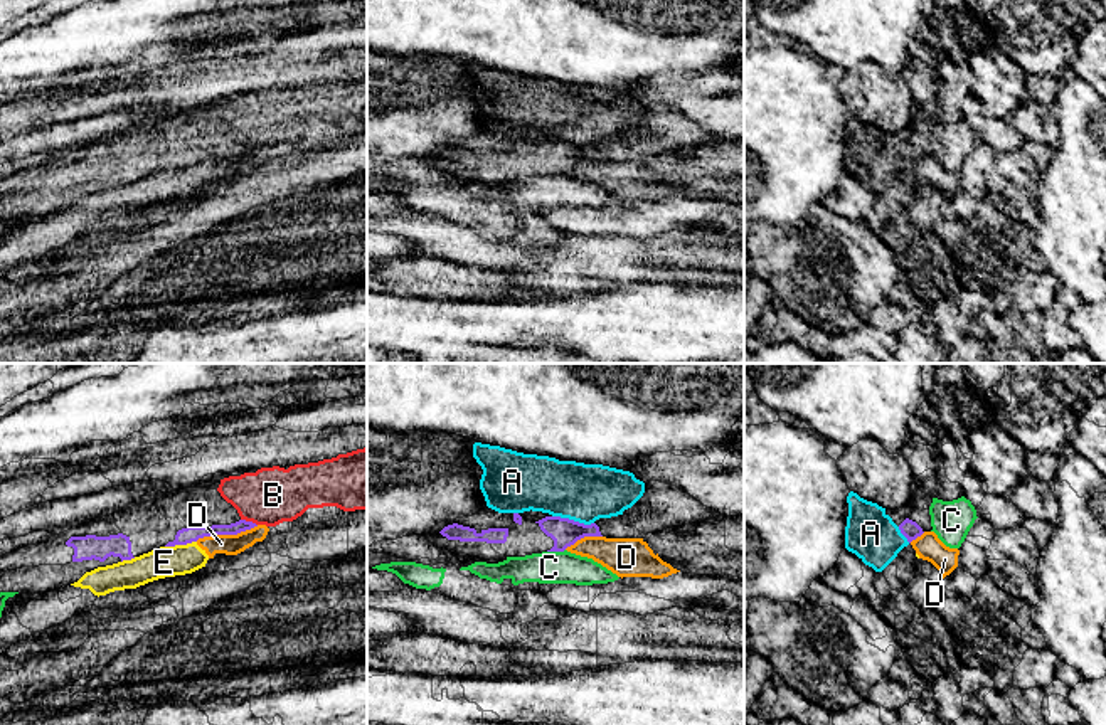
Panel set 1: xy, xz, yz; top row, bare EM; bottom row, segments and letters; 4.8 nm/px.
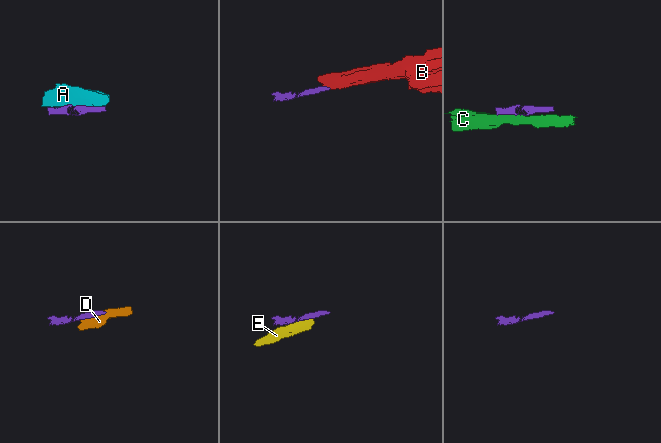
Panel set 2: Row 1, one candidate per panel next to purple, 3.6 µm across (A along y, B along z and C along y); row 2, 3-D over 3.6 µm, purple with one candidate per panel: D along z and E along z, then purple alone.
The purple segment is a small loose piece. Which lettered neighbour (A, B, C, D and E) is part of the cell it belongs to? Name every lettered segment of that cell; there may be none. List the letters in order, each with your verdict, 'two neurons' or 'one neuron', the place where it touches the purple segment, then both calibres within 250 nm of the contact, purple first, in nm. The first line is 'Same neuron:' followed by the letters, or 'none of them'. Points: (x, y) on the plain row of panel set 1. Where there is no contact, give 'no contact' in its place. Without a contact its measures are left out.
Same neuron: B
A: two neurons; contact xz (573, 143); calibres 140 and 280 nm
B: one neuron; contact xy (249, 145); calibres 60 and 280 nm
C: two neurons; contact xz (556, 174); calibres 140 and 160 nm
D: two neurons; contact xy (226, 157); calibres 80 and 100 nm
E: two neurons; contact xy (180, 167); calibres 80 and 140 nm

